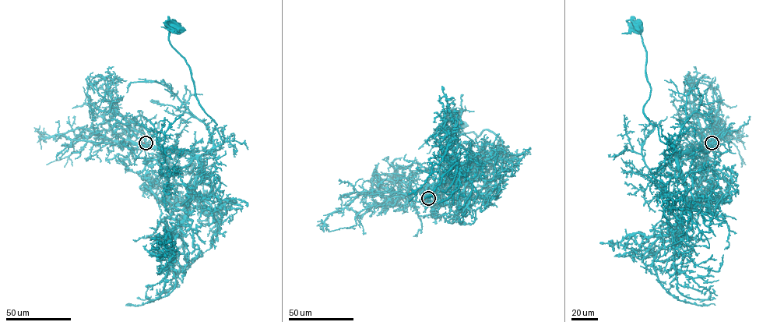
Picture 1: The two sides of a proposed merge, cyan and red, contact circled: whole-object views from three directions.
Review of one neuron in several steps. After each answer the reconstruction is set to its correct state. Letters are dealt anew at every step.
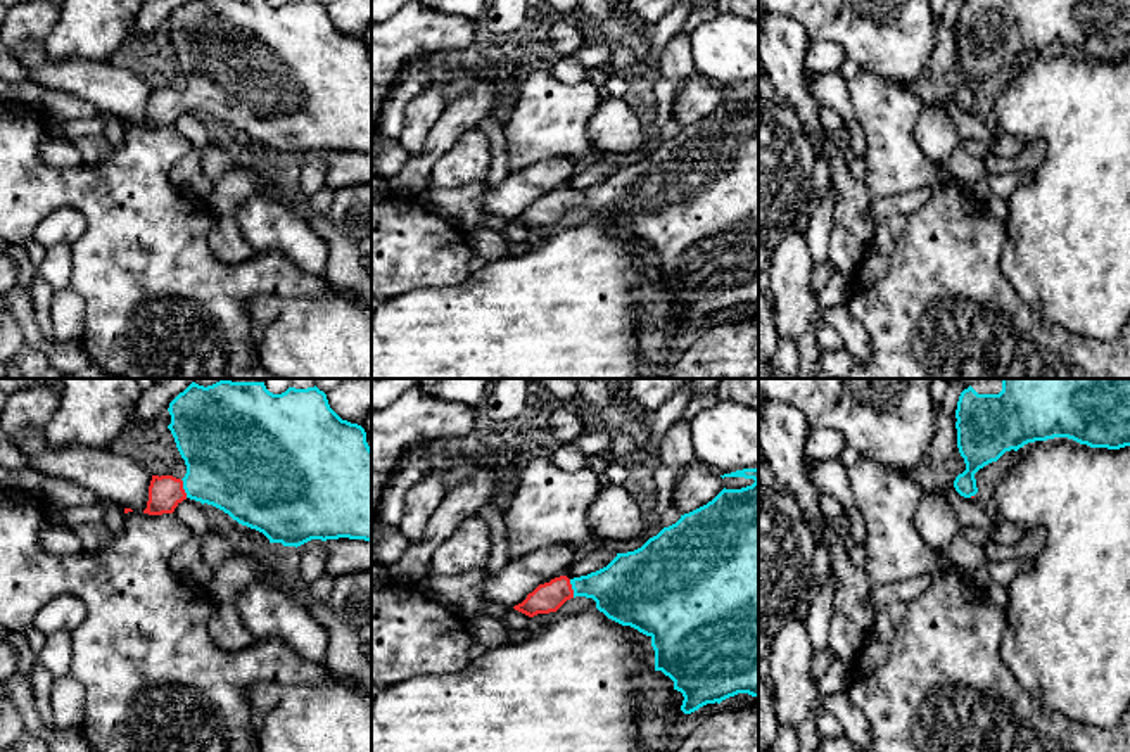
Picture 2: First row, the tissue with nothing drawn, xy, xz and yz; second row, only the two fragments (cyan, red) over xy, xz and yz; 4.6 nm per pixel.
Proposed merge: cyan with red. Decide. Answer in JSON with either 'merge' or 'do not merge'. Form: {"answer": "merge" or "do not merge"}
{"answer": "merge"}

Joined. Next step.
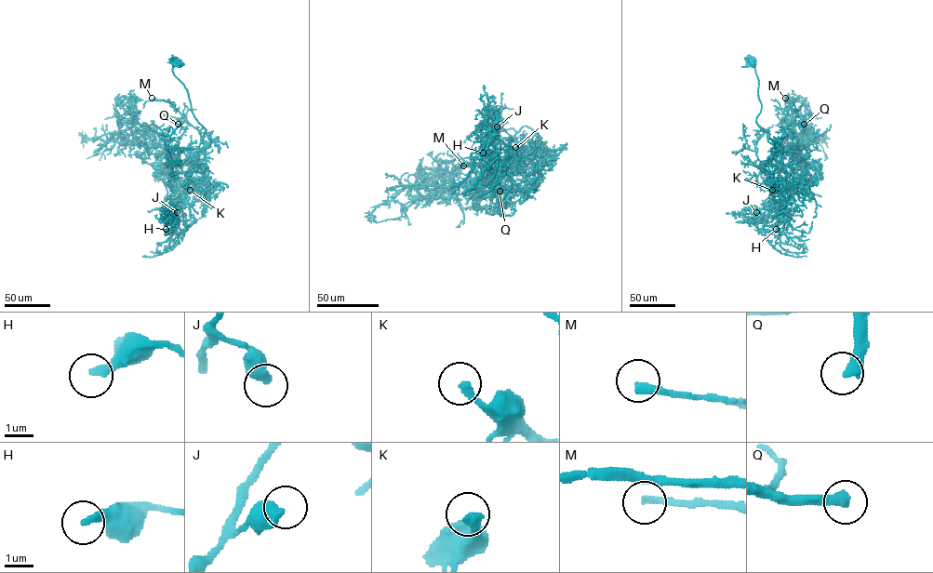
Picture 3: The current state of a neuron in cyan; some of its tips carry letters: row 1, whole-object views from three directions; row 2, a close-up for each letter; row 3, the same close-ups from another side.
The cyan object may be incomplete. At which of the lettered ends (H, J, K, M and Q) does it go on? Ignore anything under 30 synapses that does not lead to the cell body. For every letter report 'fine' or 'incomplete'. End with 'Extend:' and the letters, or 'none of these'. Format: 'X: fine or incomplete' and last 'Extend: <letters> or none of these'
H: fine
J: fine
K: incomplete
M: fine
Q: incomplete
Extend: K, Q

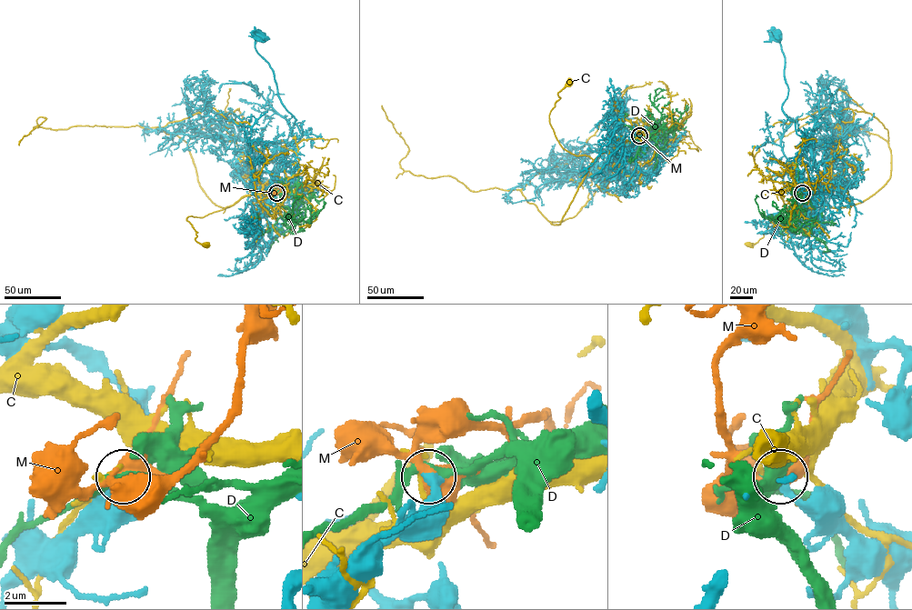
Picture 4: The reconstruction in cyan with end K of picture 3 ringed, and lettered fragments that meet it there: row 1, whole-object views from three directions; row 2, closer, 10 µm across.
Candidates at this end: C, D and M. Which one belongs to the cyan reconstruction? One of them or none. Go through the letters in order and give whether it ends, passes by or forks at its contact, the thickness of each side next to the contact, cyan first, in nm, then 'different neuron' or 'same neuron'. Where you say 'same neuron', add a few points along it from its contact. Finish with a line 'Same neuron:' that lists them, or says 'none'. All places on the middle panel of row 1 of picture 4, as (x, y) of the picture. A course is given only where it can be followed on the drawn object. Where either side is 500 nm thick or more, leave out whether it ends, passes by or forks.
C: it ends there; 320 nm thick on the cyan side, 240 nm on the other; different neuron
D: it passes by; 320 nm thick on the cyan side, 220 nm on the other; different neuron
M: it forks there; 320 nm thick on the cyan side, 380 nm on the other; same neuron
Same neuron: M

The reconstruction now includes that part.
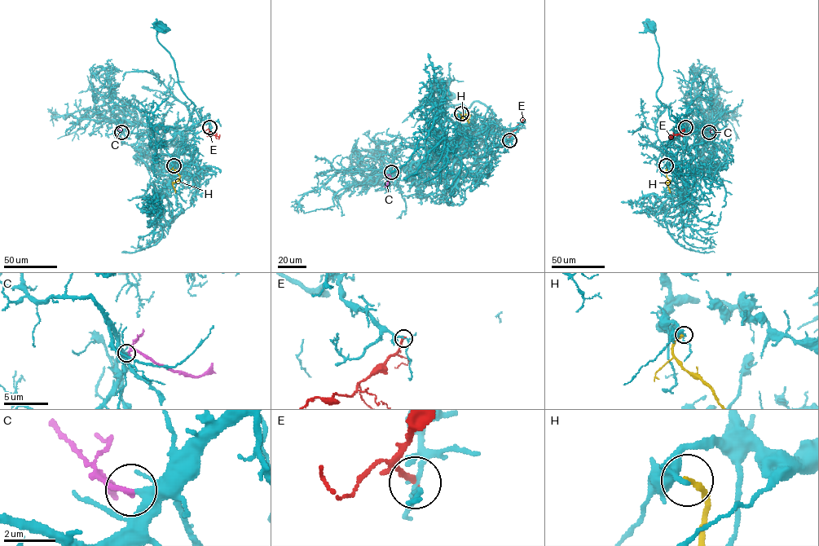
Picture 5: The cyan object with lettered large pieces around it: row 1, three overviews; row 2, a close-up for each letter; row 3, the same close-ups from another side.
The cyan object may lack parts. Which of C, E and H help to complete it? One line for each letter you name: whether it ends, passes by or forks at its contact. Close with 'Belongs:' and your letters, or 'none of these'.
C: it ends
Belongs: C

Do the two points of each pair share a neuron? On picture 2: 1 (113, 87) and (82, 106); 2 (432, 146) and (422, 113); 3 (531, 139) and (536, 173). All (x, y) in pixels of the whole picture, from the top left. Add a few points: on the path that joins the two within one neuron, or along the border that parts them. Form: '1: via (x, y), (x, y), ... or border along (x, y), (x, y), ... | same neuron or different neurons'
1: border along (50, 87), (83, 97), (99, 111) | different neurons
2: border along (450, 99), (424, 146), (410, 156) | different neurons
3: border along (572, 154), (548, 156), (512, 173) | different neurons

